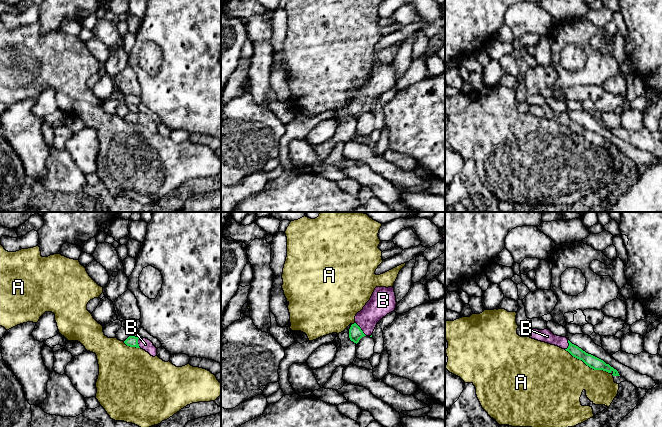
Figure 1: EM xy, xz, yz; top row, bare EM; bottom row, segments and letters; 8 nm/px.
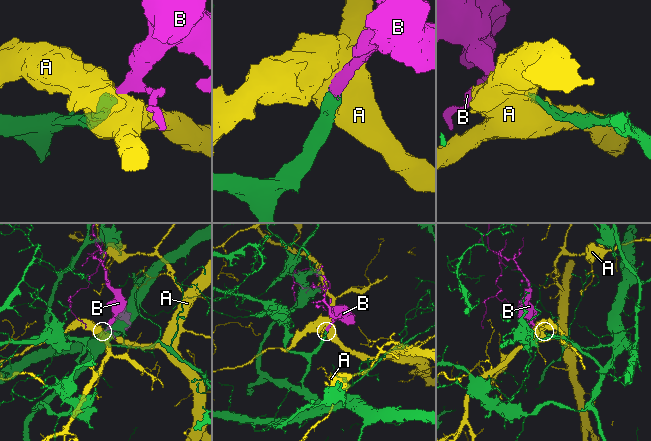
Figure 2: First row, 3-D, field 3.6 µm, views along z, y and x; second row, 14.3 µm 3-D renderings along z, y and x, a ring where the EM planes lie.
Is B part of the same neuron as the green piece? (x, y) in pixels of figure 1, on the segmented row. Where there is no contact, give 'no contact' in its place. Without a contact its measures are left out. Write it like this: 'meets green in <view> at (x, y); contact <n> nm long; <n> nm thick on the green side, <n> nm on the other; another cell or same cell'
meets green in xz at (360, 329); contact 140 nm long; 110 nm thick on the green side, 190 nm on the other; same cell

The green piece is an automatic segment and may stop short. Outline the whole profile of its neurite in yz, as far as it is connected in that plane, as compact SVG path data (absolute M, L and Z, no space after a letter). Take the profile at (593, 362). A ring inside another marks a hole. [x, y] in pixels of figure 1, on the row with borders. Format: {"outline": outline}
{"outline": "M530 329L529 336L532 339L558 346L568 351L573 357L582 360L587 366L594 370L603 370L613 373L613 376L620 376L618 371L606 364L603 360L586 353L578 346L572 344L566 337L554 335L550 330Z"}

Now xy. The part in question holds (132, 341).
{"outline": "M129 336L124 343L130 347L141 348L153 357L157 356L157 348L146 338Z"}

